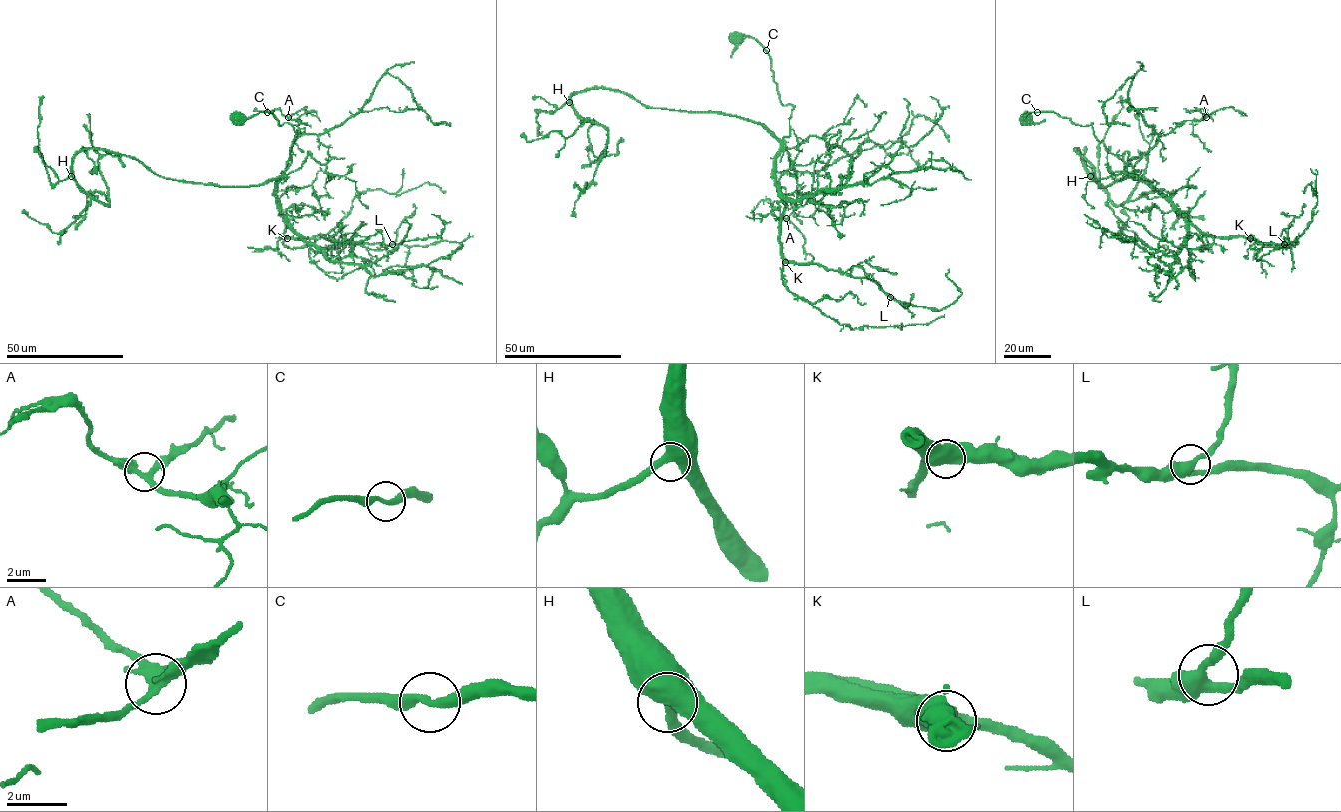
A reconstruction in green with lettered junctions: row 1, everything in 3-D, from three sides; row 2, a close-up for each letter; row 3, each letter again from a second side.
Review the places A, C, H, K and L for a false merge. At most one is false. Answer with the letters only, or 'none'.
none

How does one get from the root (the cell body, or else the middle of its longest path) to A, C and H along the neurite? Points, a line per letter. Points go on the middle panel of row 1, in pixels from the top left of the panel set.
A: (737, 38), (766, 51), (780, 102), (794, 106), (782, 140), (797, 183), (786, 218)
C: (737, 38), (750, 37), (766, 50)
H: (737, 38), (766, 51), (780, 102), (794, 106), (781, 142), (734, 116), (646, 107), (605, 88), (569, 102)

